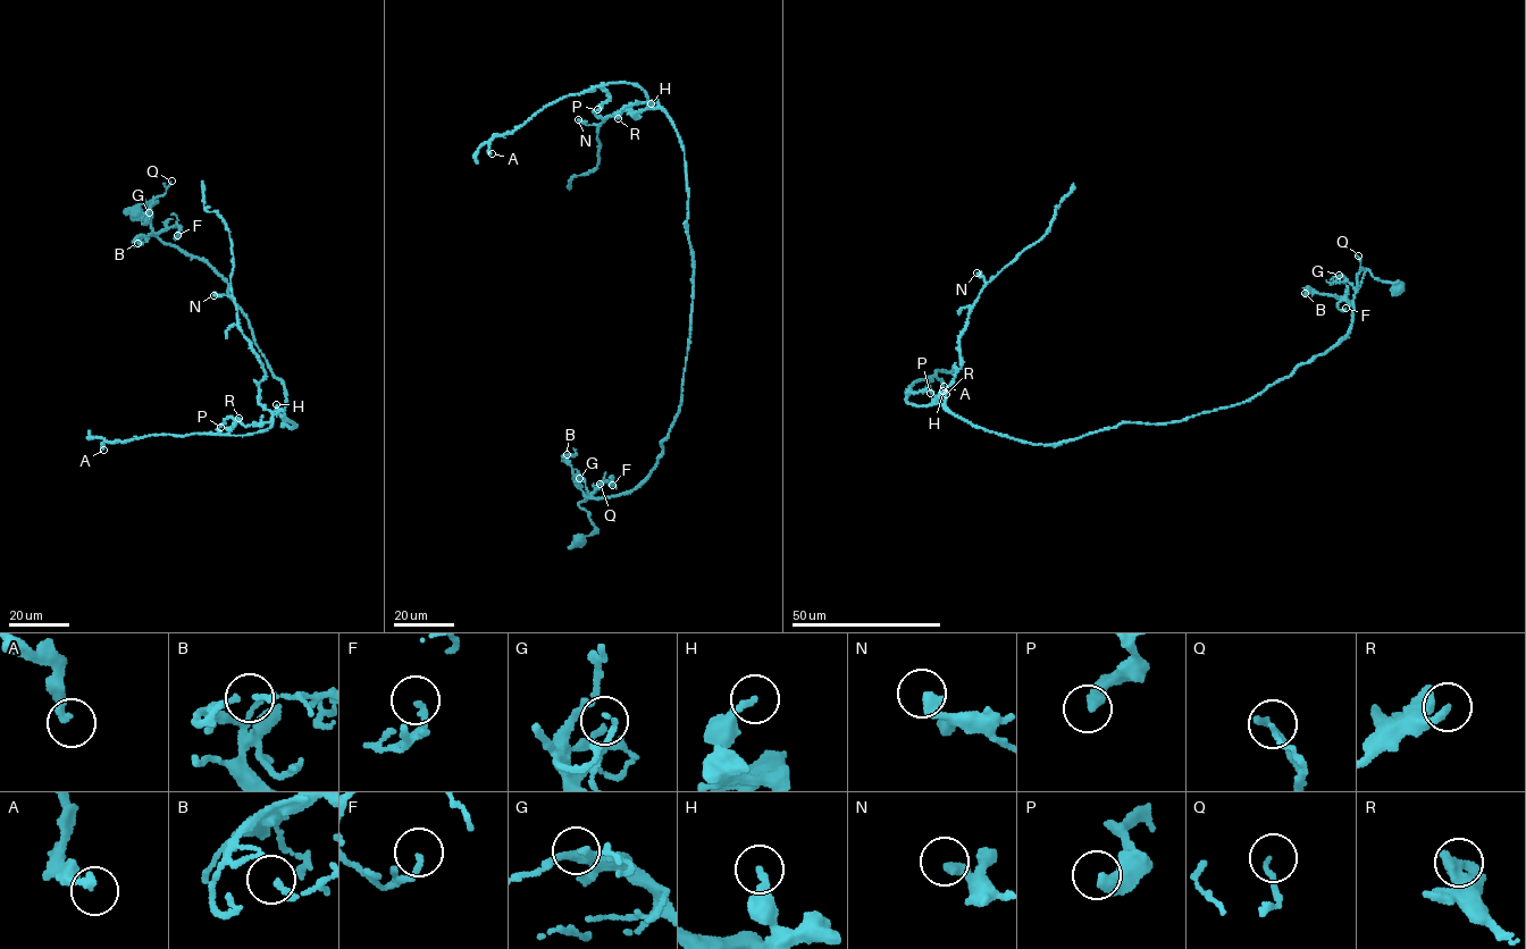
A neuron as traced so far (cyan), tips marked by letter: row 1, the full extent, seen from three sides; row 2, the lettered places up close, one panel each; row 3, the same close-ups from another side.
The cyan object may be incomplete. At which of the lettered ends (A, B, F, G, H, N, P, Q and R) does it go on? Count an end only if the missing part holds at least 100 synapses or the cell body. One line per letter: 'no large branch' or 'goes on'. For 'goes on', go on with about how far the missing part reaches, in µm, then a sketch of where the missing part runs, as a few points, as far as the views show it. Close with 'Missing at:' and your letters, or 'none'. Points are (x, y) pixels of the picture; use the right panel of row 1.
A: no large branch
B: no large branch
F: no large branch
G: no large branch
H: no large branch
N: no large branch
P: no large branch
Q: no large branch
R: no large branch
Missing at: none

